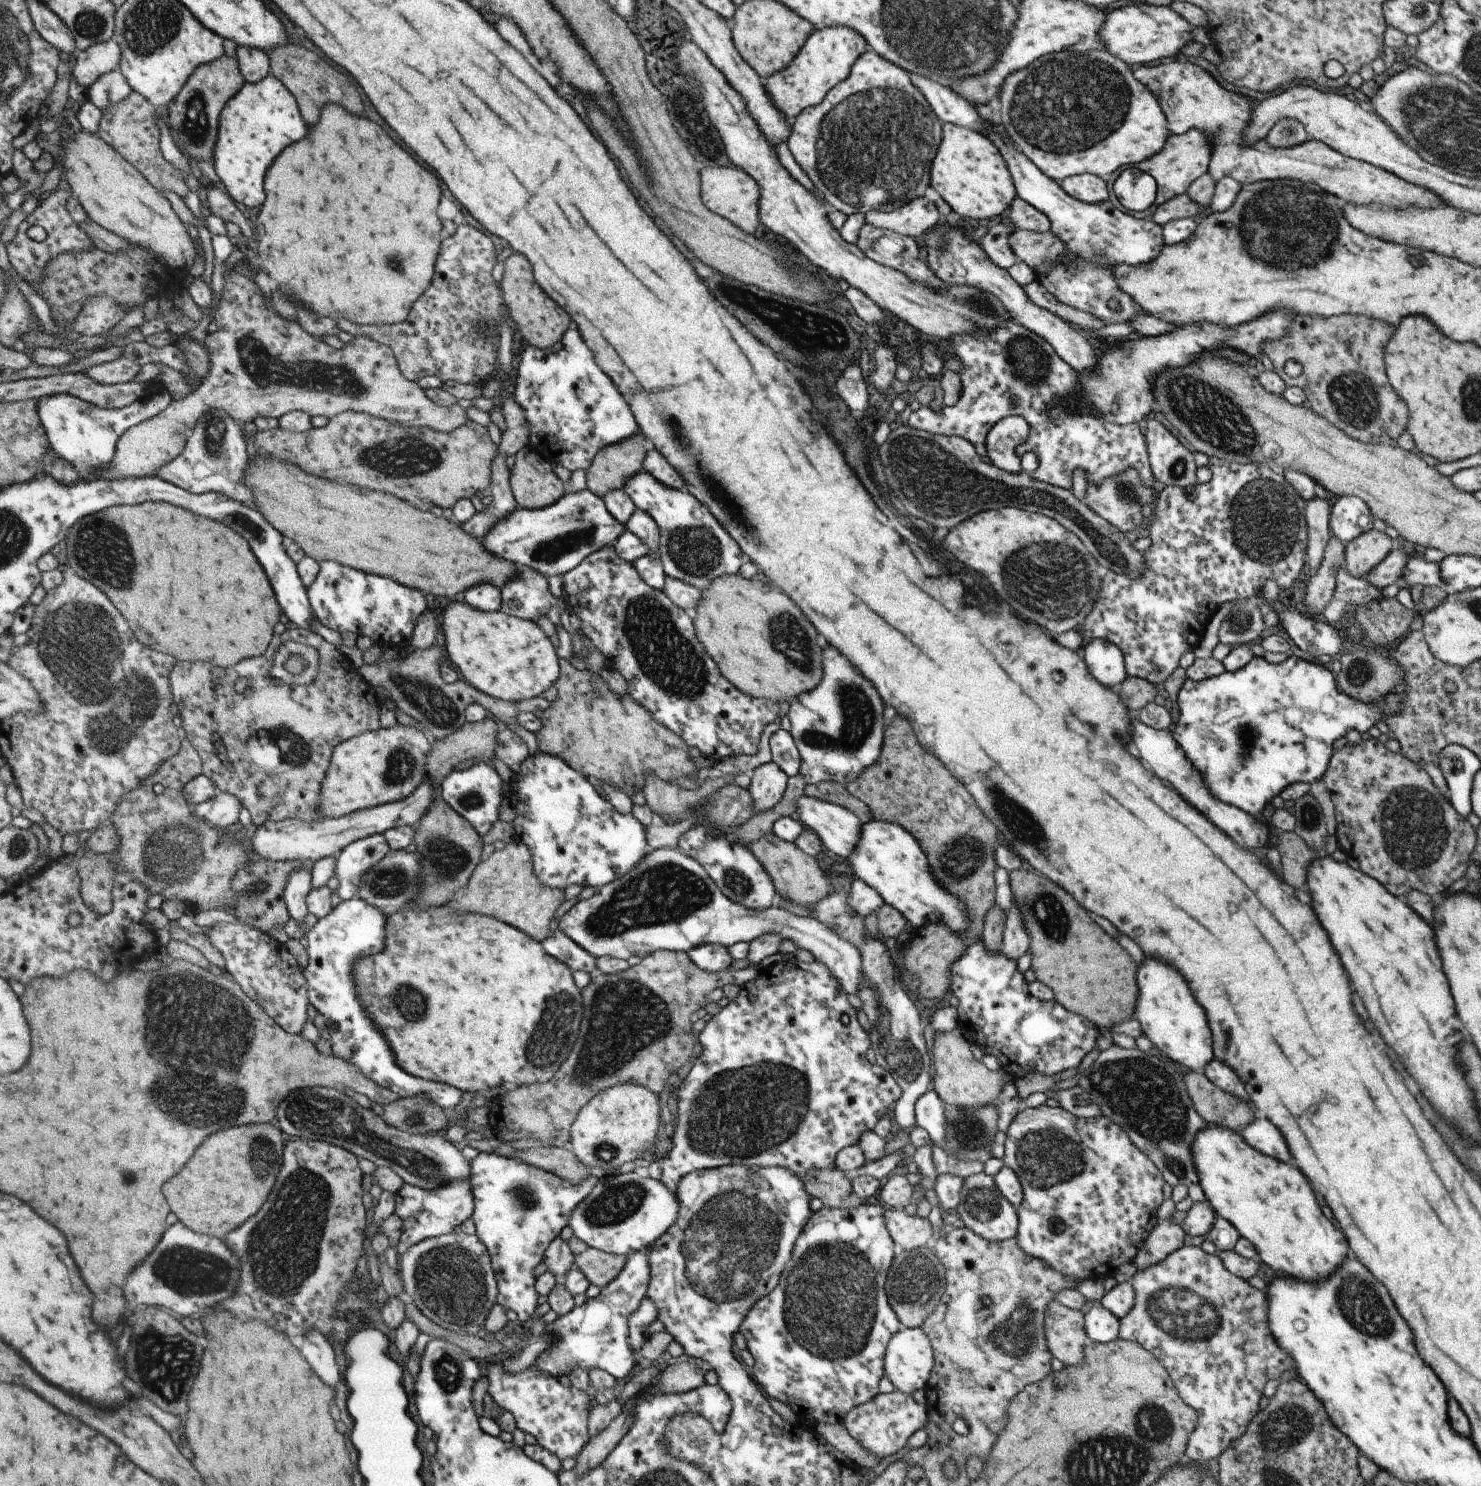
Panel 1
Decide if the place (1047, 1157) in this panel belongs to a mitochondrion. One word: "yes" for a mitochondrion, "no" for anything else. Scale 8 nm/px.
yes

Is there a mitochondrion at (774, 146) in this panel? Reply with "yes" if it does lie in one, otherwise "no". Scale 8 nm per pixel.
no

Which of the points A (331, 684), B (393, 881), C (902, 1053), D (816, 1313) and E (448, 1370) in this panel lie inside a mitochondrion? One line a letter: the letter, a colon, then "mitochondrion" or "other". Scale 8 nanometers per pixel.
A: other
B: mitochondrion
C: mitochondrion
D: mitochondrion
E: mitochondrion

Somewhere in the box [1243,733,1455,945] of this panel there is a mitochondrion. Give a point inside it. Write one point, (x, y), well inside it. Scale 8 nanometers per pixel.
(1414, 829)

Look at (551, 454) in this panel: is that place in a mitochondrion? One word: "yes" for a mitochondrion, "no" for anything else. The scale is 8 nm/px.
no

